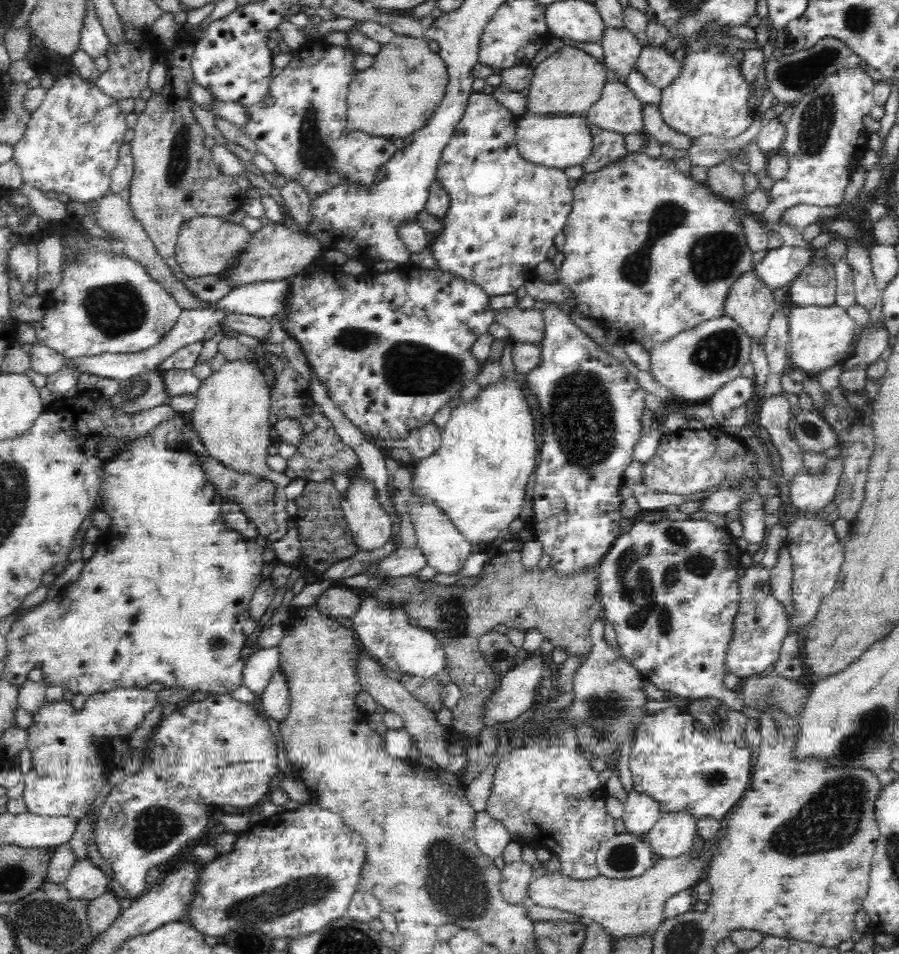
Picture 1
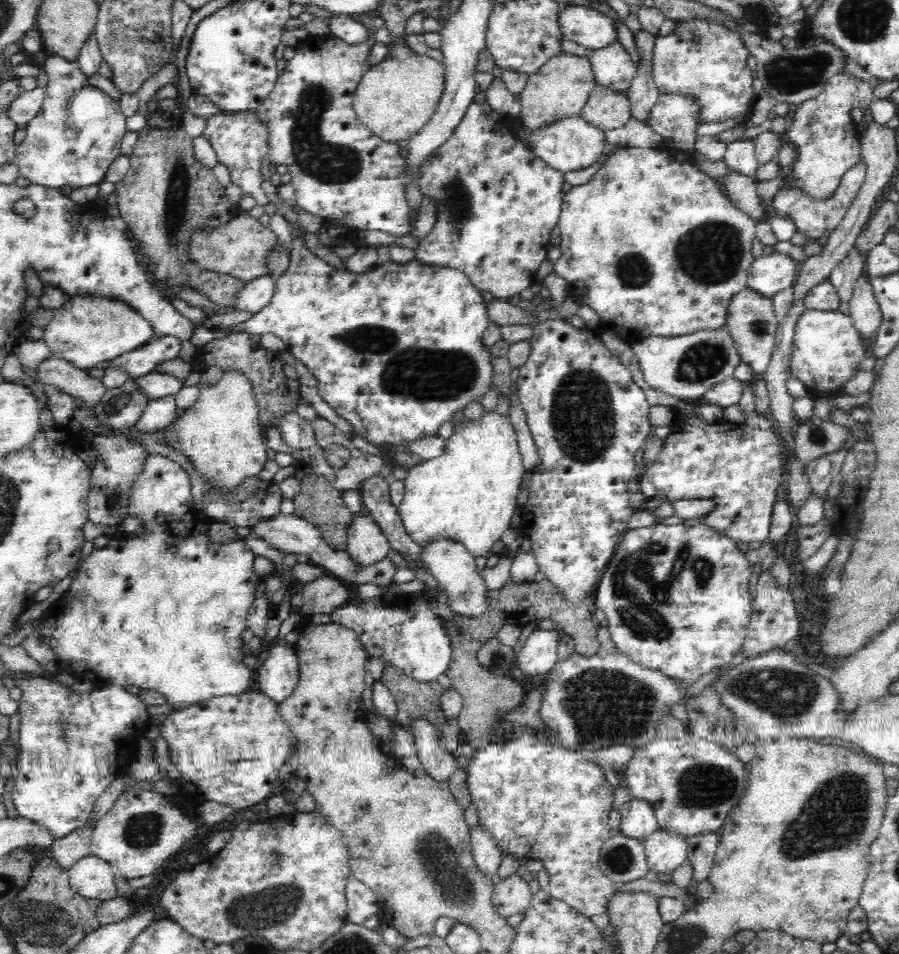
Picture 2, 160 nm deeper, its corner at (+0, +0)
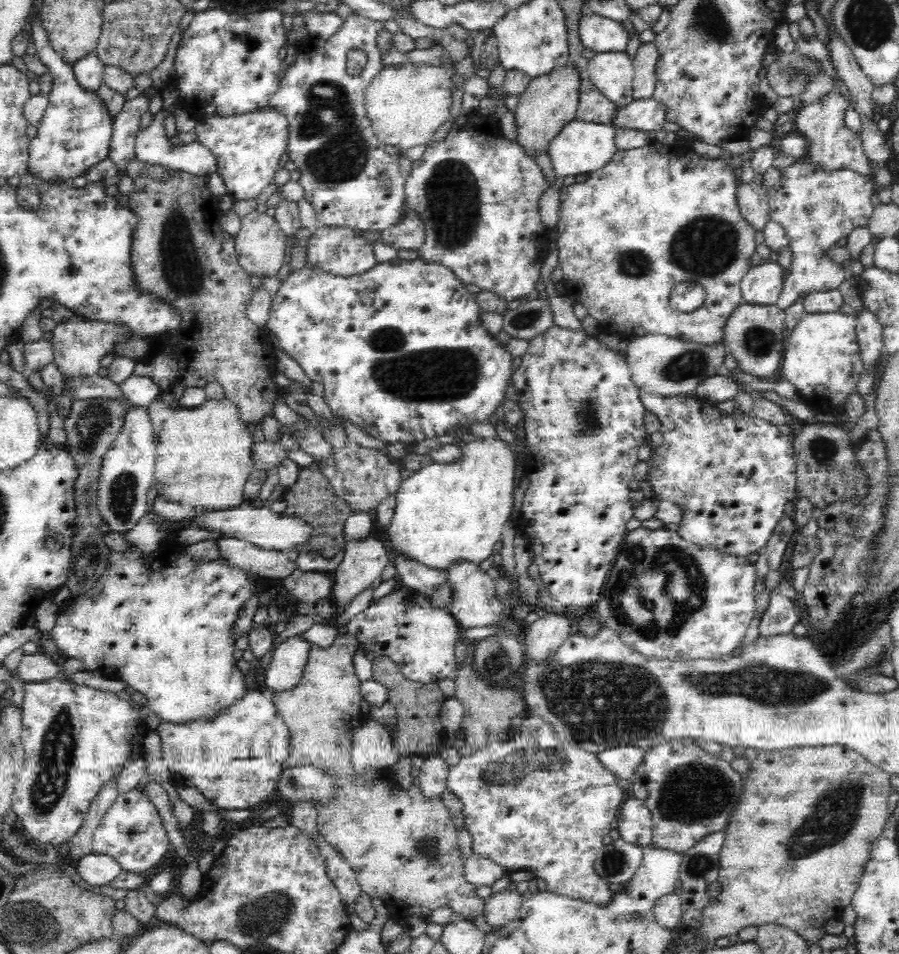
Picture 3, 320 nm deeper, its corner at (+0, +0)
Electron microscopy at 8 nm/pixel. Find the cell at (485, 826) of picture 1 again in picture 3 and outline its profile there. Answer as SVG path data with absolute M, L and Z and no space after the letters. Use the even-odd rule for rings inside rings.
M470 855L463 864L463 876L469 884L478 889L483 886L492 887L494 883L506 875L506 870L496 862L478 855Z

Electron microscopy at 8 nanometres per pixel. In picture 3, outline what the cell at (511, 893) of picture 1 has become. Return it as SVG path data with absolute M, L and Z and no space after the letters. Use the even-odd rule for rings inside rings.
M505 891L496 896L488 897L483 913L484 921L492 931L507 926L521 908L521 895L516 891Z

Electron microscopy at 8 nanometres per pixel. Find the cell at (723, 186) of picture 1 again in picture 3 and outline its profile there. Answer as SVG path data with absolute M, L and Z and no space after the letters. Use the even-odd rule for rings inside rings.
M740 182L737 186L738 205L748 224L762 231L771 219L768 190L763 184Z

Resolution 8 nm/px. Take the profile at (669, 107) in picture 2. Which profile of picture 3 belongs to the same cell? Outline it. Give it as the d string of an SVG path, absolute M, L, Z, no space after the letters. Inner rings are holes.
M634 98L632 102L616 108L612 127L642 132L657 131L664 124L664 105L650 98Z

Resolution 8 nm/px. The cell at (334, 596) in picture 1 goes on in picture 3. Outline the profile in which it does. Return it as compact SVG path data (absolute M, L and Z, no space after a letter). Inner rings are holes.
M294 568L288 576L282 578L286 590L300 602L318 602L326 596L330 597L332 576L314 571L304 572Z

